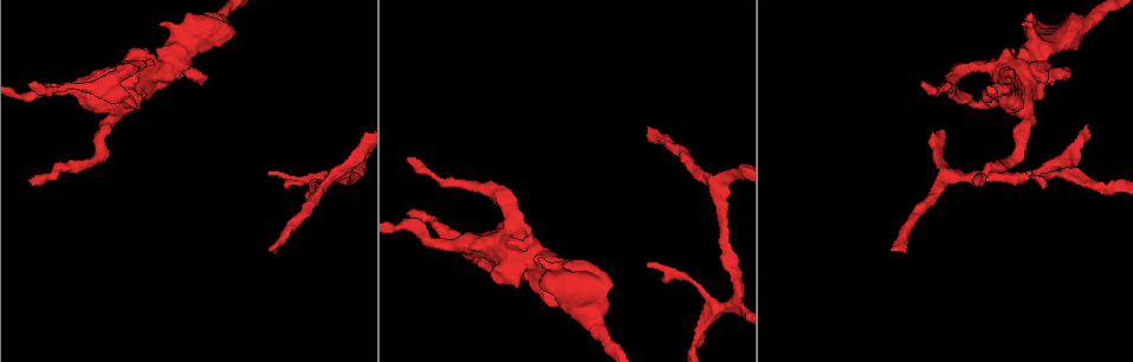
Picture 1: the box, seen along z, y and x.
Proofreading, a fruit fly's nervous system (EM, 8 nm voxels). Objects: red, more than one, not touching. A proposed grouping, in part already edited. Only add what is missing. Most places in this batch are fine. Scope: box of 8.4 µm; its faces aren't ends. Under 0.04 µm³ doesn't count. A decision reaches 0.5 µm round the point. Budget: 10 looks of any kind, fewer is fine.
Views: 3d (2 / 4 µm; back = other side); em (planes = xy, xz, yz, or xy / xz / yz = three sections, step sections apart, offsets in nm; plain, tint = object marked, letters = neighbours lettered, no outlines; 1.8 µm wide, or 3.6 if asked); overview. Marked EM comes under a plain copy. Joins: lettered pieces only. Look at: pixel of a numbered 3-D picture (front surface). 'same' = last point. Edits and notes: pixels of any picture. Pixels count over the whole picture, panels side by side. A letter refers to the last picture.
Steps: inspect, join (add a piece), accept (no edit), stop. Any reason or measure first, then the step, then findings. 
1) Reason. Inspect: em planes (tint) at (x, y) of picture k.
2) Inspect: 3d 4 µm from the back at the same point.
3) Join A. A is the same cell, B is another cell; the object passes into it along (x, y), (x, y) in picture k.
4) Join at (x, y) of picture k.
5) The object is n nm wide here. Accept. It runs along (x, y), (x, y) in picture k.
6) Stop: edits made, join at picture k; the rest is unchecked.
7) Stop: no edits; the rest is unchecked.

An open end. Inspect: em xy step 8 (tint) at (270, 251) of picture 1.

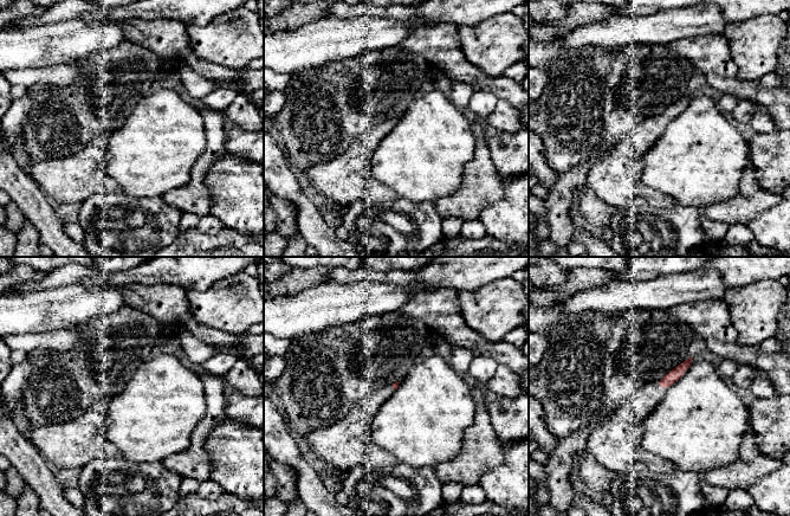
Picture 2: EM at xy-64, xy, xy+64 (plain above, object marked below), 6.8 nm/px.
Inspect: em planes (letters) at the same point.

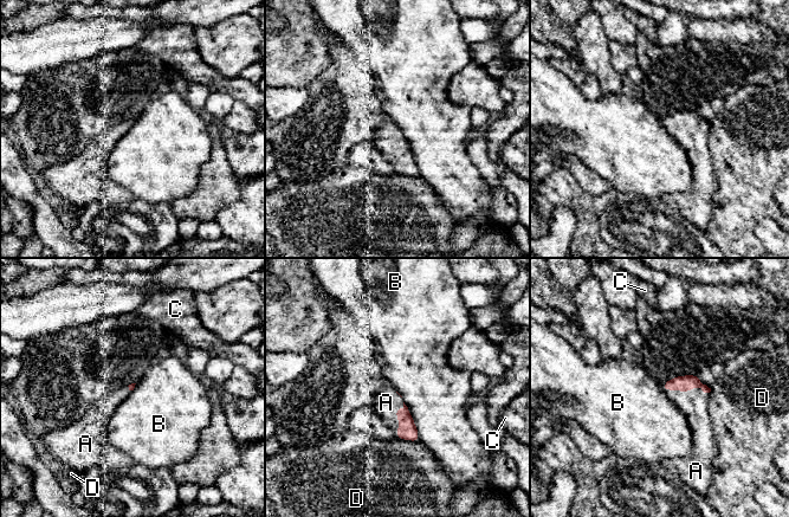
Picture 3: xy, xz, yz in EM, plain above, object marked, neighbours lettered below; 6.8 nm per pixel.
Join A. A is the same cell, B, C and D are other cells; the neuron continues.

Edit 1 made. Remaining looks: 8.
End of a long branch. Inspect: em yz step 4 (letters) at (976, 181) of picture 1.

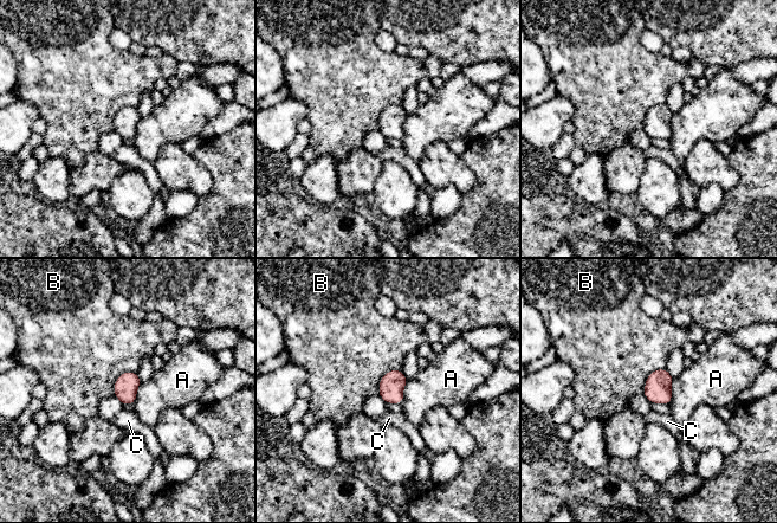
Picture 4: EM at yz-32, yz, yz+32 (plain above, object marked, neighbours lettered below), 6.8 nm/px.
The longest contact is with B, 220 nm. Accept. A, B and C are other cells; a border runs along (136, 372), (123, 372), (114, 394) in picture 4; none of them fits.

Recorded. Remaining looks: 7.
Free end. Inspect: 3d 2 µm at (33, 81) of picture 1.

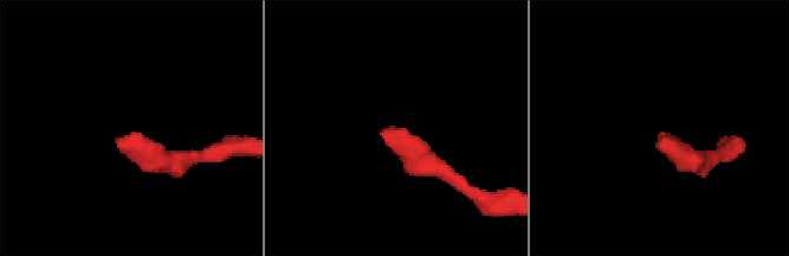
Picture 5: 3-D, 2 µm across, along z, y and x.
Inspect: em xz step 8 (letters) at (383, 136) of picture 5.

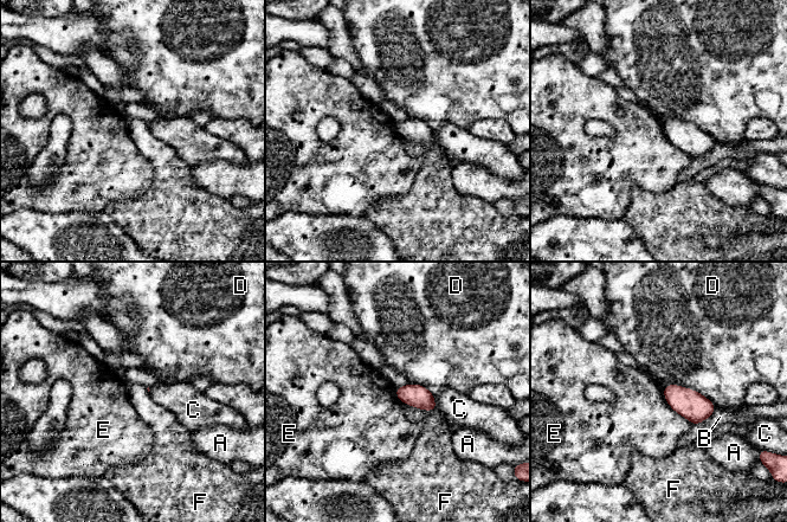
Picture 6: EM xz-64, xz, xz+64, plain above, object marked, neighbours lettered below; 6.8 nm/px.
Inspect: em planes (letters) at the same point.

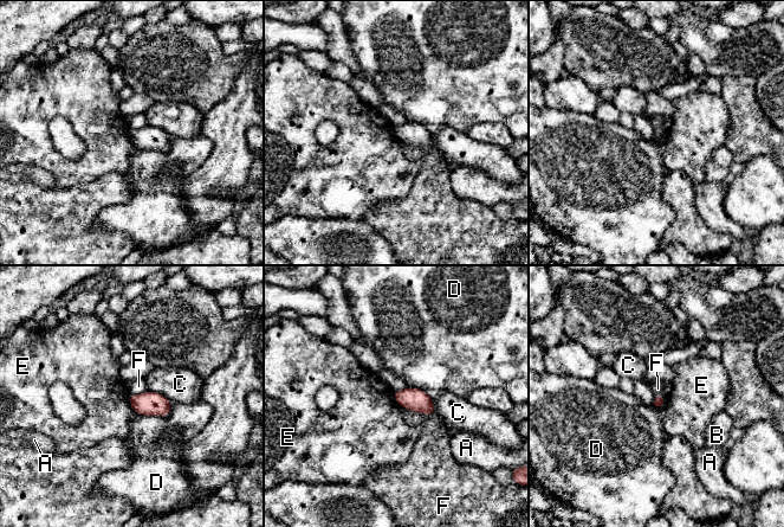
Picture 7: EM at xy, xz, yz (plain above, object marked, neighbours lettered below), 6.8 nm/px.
The longest contact is with D, 260 nm. Accept. A, B, C, D, E and F are other cells; no lettered piece goes on from it.

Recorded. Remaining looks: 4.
Free end. Inspect: 3d 2 µm at (647, 265) of picture 1.

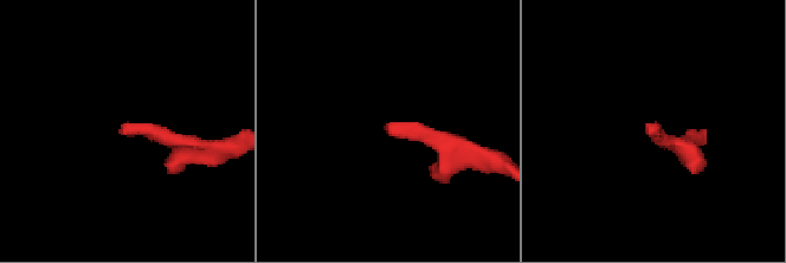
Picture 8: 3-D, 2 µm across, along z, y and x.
Inspect: em planes (letters) at (123, 123) of picture 8.

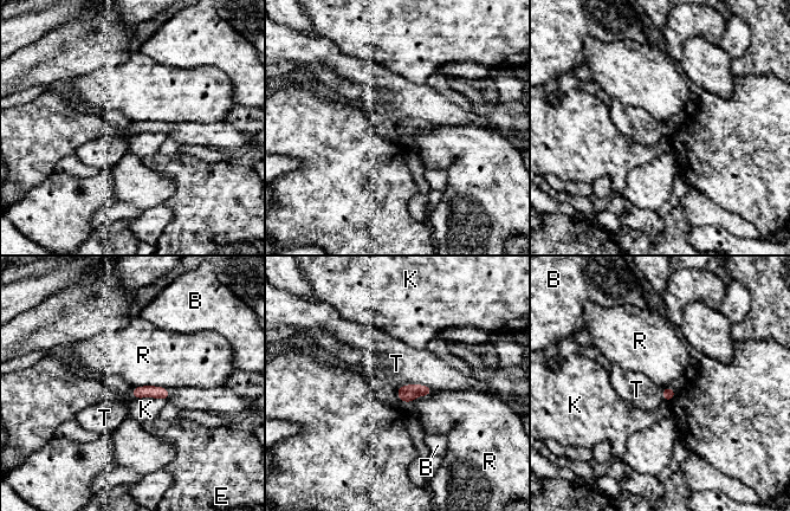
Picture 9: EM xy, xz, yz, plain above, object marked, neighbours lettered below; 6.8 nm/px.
Accept. B, E, K, R and T are other cells; a border runs along (432, 387), (401, 385), (396, 389) in picture 9; none of them fits.

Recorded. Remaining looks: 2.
Stop: edits made, join at picture 3; the rest is unchecked.

